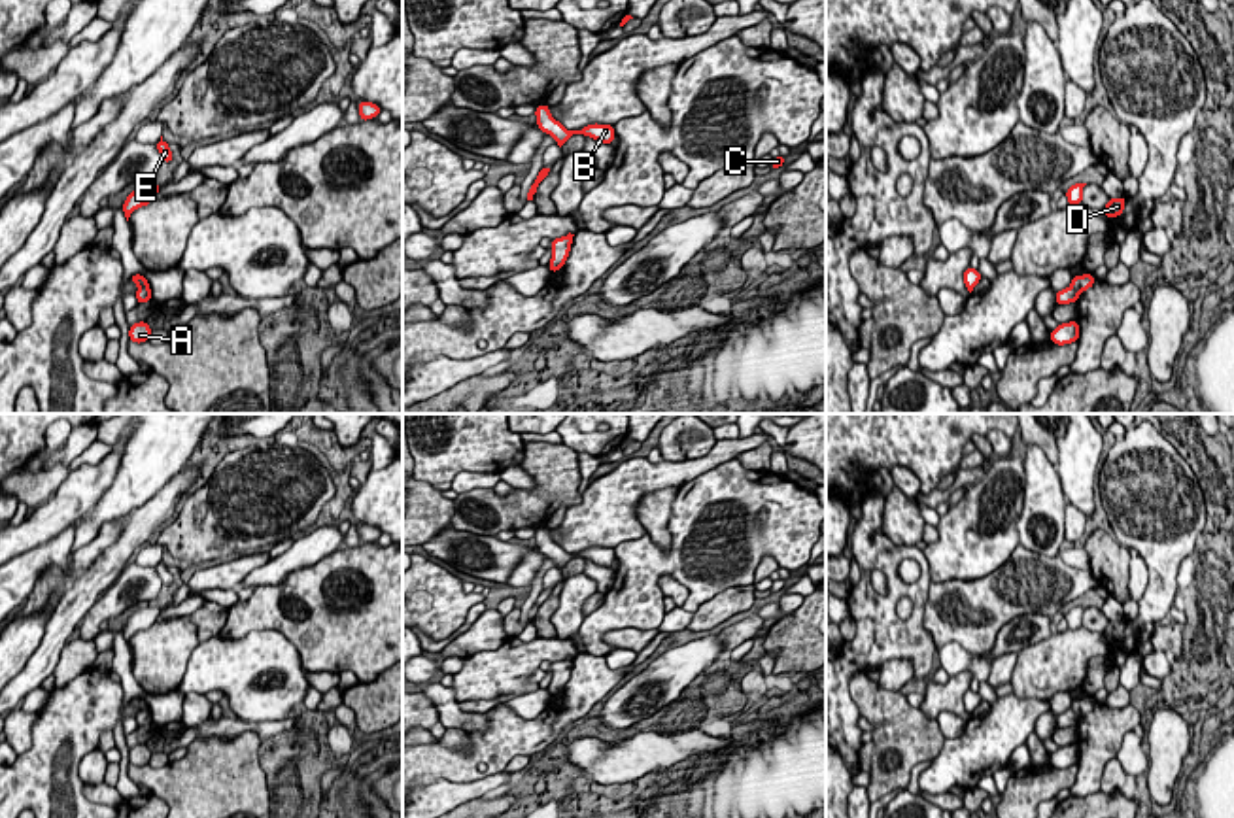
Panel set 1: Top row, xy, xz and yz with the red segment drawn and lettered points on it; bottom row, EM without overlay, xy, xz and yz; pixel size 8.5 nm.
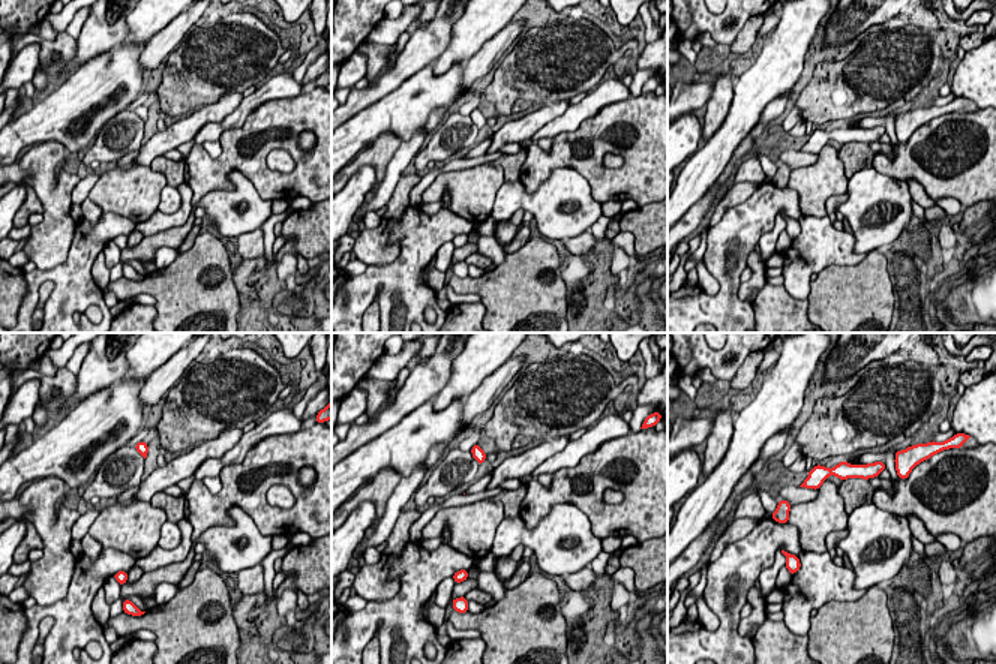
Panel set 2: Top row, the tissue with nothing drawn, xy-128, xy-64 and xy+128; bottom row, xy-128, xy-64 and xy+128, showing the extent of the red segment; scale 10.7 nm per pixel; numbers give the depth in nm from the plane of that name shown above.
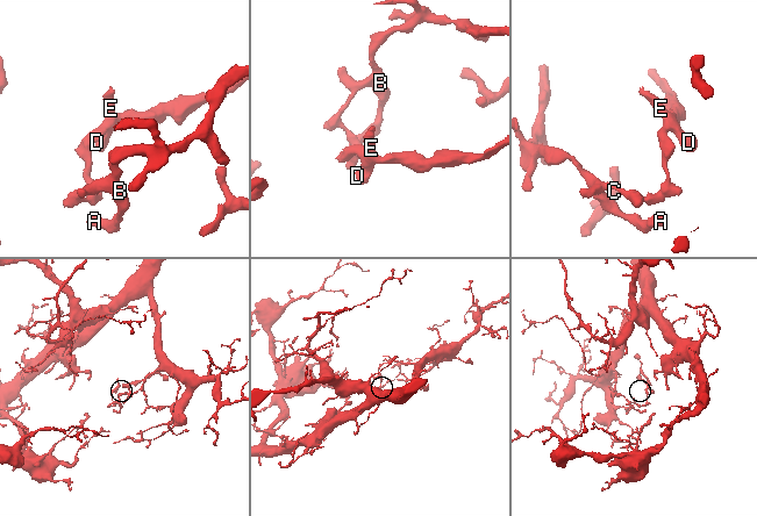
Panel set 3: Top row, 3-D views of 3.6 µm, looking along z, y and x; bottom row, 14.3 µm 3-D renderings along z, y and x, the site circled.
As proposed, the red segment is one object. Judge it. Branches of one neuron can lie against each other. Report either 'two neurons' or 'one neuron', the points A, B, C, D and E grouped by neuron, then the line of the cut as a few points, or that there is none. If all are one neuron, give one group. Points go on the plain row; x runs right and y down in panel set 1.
two neurons; groups A B C / D E; cut yz (1070, 709), (1078, 716)

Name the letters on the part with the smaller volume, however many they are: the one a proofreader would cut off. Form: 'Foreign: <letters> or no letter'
Foreign: D, E

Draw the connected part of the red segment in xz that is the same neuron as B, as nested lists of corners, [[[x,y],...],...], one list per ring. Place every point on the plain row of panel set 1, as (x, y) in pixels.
[[[546,527],[544,529],[537,529],[535,540],[537,540],[539,554],[542,554],[544,557],[550,557],[557,565],[559,571],[573,557],[590,559],[595,565],[608,567],[608,569],[612,569],[612,563],[616,559],[614,548],[599,548],[599,546],[588,548],[588,550],[584,550],[580,554],[567,554],[559,544],[556,544],[550,538],[550,529],[546,529]]]

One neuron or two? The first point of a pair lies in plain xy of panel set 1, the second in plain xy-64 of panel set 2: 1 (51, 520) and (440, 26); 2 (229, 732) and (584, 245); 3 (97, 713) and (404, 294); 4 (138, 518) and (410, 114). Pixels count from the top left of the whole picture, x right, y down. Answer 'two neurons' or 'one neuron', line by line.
1: one neuron
2: one neuron
3: one neuron
4: two neurons

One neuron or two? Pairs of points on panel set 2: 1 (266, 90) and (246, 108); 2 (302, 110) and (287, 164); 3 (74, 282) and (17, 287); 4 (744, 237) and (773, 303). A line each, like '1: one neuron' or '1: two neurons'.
1: one neuron
2: two neurons
3: two neurons
4: two neurons

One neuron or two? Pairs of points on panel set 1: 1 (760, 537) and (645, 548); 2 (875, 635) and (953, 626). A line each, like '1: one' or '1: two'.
1: one
2: two

